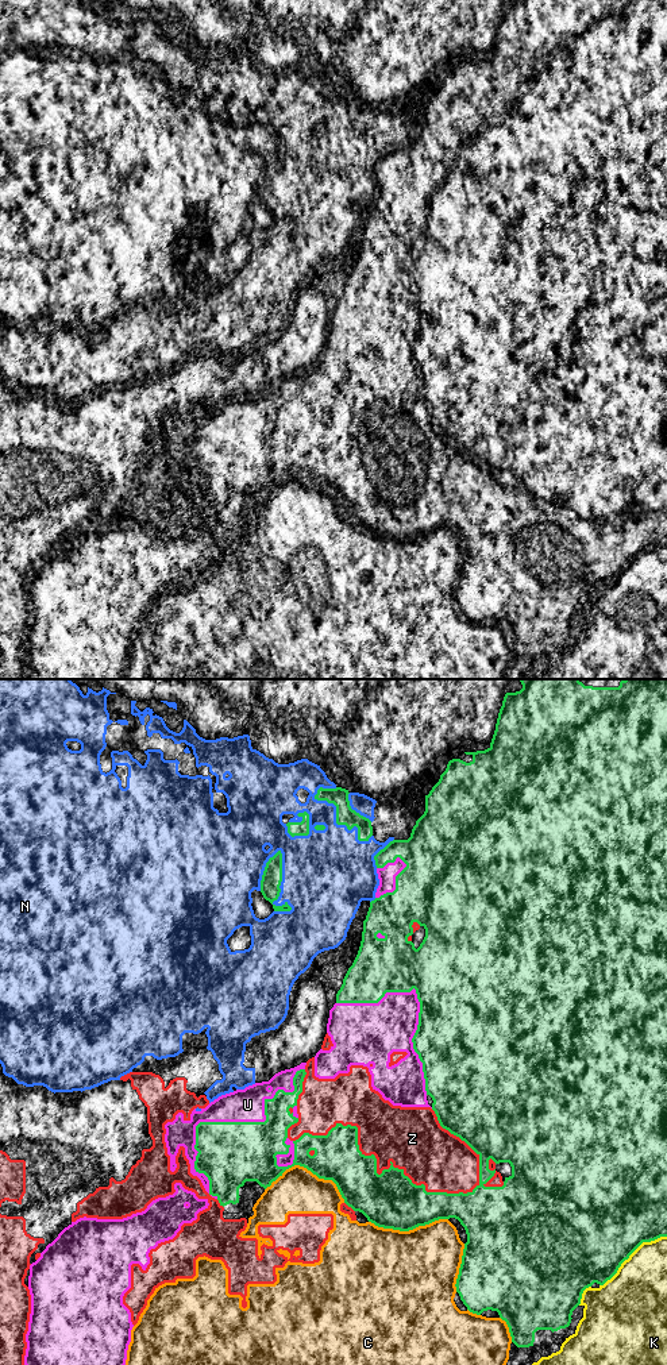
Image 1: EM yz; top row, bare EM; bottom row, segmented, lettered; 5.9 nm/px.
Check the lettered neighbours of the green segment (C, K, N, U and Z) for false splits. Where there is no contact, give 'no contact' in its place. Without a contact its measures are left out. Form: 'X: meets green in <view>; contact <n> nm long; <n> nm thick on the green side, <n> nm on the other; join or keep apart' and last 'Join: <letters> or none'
C: meets green in yz; contact 480 nm long; 280 nm thick on the green side, 280 nm on the other; keep apart
K: meets green in yz; contact 500 nm long; 500 nm thick on the green side, 360 nm on the other; keep apart
N: meets green in yz; contact 380 nm long; 120 nm thick on the green side, 460 nm on the other; keep apart
U: meets green in yz; contact 950 nm long; 380 nm thick on the green side, 200 nm on the other; join
Z: meets green in yz; contact 1150 nm long; 340 nm thick on the green side, 340 nm on the other; keep apart
Join: U

